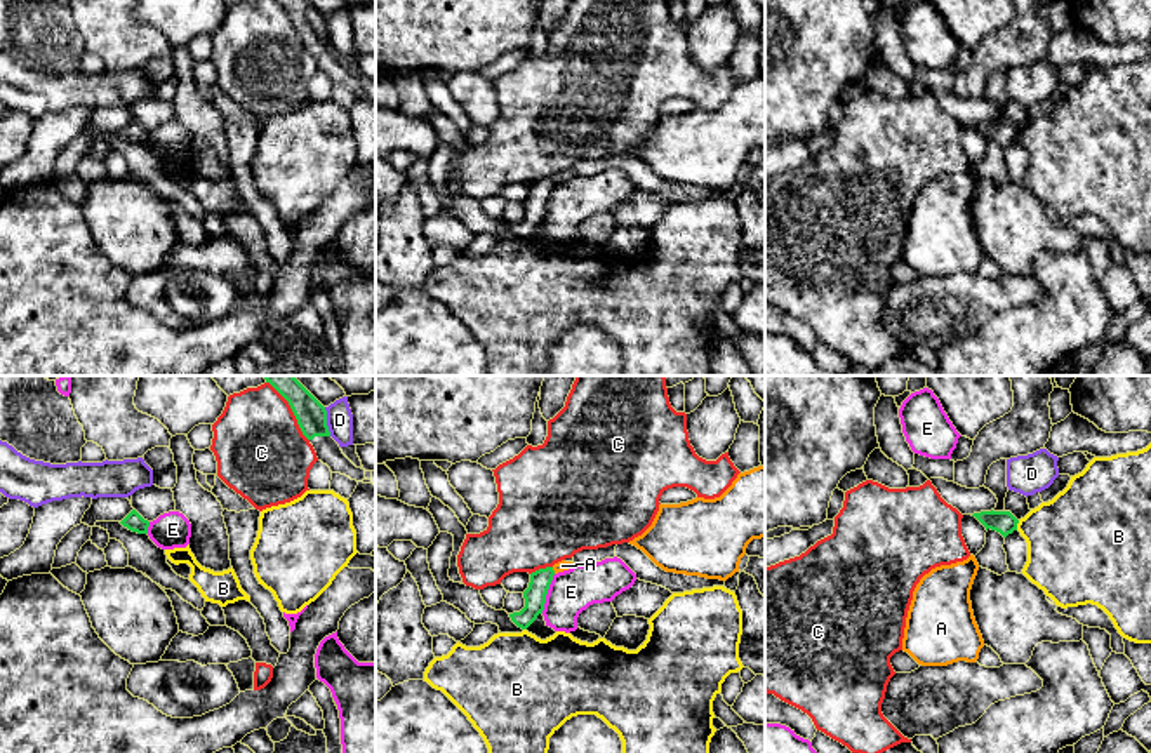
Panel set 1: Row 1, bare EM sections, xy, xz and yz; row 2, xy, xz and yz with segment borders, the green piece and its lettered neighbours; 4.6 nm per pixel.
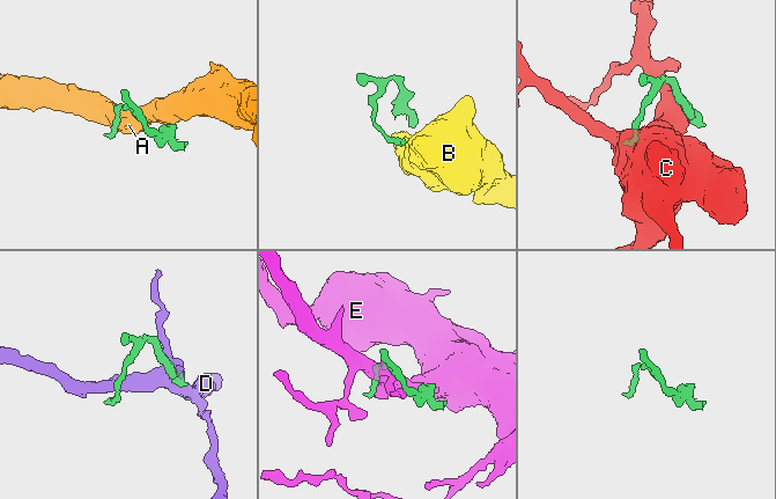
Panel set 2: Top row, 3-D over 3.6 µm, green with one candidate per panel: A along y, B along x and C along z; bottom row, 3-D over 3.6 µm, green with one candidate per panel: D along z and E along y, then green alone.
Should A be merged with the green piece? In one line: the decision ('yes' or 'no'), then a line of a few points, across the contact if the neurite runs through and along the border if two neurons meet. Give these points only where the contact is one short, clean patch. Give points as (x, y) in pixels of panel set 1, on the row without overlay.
no; line xz (552, 178), (555, 183)

